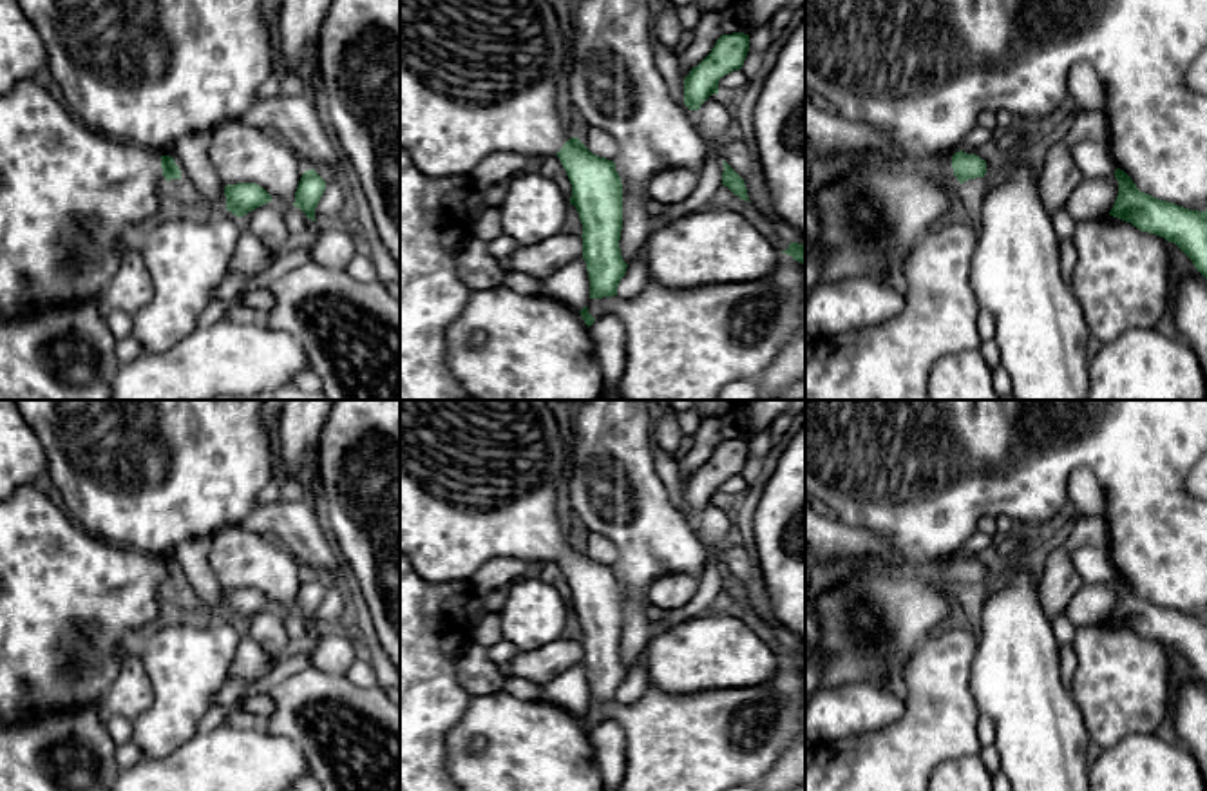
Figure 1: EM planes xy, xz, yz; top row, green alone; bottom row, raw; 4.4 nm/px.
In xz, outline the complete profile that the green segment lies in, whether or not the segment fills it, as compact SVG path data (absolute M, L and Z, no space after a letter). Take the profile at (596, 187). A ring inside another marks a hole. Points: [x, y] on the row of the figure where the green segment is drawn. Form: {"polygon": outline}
{"polygon": "M400 0L400 148L427 176L470 176L490 154L527 157L557 156L572 185L570 205L583 224L583 259L590 299L617 295L626 273L619 241L623 230L623 183L615 163L592 154L570 134L557 89L572 67L570 43L548 0Z"}

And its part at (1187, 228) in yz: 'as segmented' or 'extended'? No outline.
as segmented

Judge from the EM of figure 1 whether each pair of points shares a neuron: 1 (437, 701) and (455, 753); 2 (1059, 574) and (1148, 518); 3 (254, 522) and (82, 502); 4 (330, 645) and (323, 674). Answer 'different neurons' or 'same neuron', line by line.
1: different neurons
2: different neurons
3: different neurons
4: same neuron

